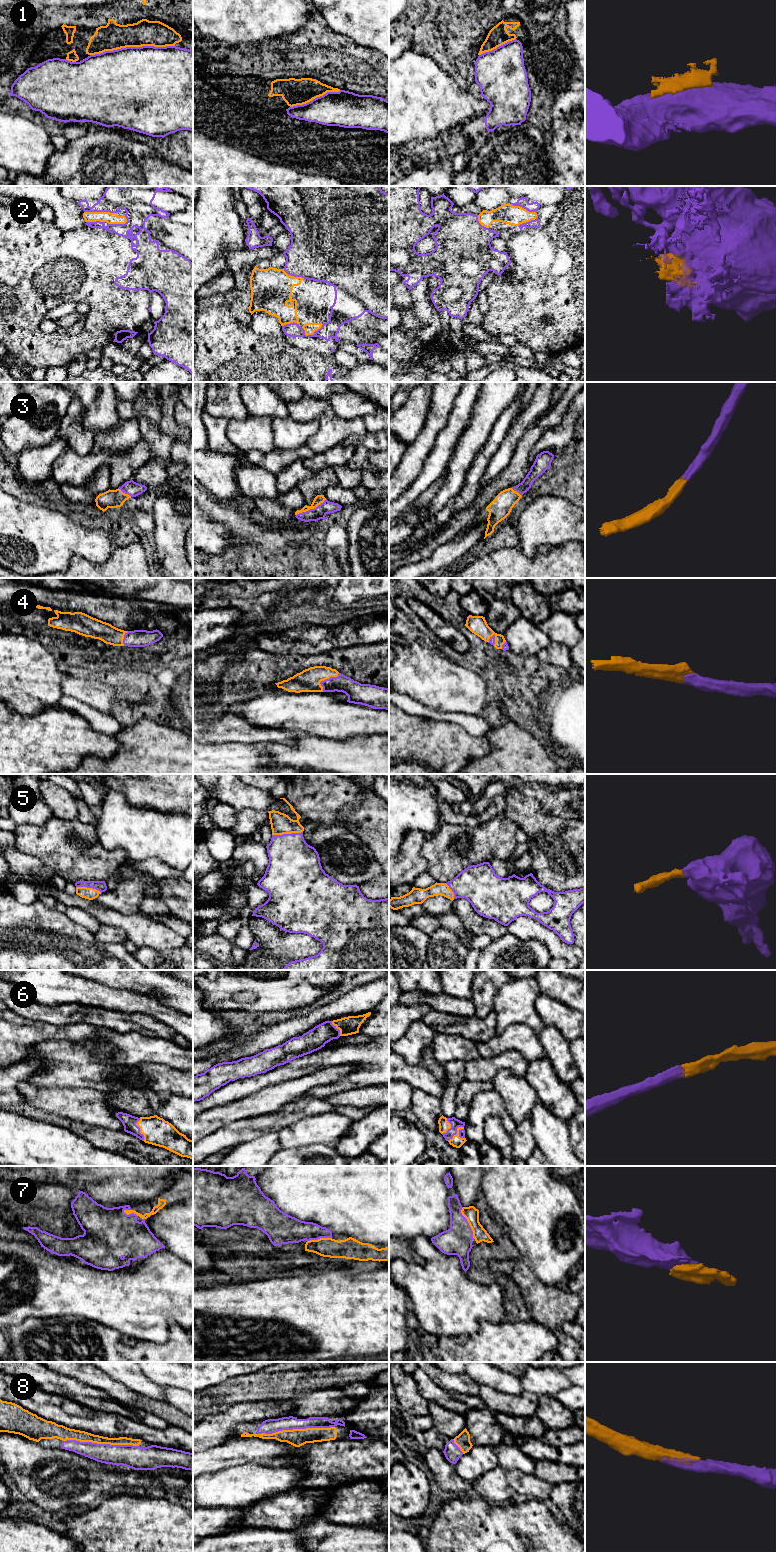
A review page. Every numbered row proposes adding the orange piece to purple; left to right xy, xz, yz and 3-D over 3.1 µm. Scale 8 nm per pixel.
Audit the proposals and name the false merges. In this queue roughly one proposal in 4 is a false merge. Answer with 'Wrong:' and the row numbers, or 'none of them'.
Wrong: 2

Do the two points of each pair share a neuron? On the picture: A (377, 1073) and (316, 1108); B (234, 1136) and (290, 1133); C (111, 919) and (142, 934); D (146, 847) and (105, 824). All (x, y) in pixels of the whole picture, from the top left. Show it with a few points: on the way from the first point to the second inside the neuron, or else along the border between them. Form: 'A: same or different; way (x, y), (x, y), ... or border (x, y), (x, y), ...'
A: different; border (302, 1096), (318, 1096), (323, 1098)
B: different; border (297, 1120), (282, 1127), (277, 1132)
C: same; way (119, 920), (134, 926)
D: same; way (136, 837), (125, 826), (115, 826)

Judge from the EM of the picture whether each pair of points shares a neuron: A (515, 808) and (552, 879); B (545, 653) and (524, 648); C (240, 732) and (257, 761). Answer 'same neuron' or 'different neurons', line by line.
A: same neuron
B: different neurons
C: different neurons

